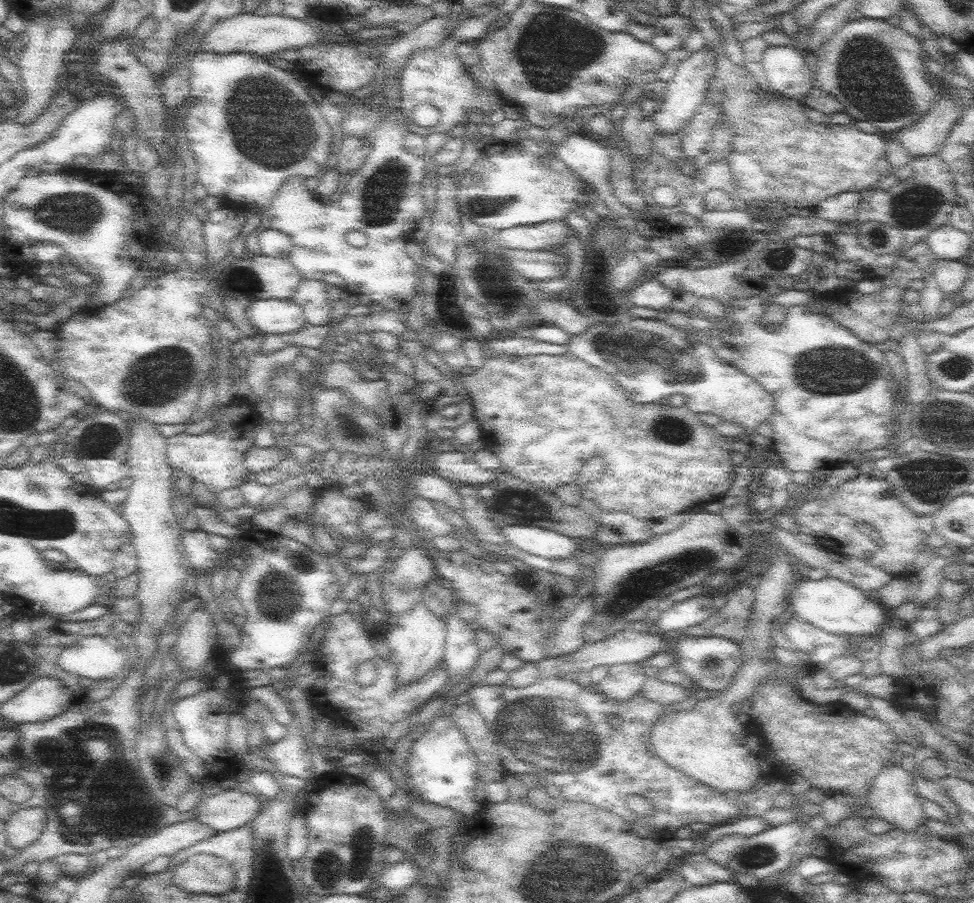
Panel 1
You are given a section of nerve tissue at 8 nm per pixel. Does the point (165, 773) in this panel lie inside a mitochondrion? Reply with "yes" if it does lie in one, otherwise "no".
yes

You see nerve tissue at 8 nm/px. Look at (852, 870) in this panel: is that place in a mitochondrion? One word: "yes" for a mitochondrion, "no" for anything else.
no

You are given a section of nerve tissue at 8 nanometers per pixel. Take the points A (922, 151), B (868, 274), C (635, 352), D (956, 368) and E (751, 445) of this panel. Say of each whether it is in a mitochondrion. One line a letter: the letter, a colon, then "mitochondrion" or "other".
A: other
B: other
C: mitochondrion
D: mitochondrion
E: other

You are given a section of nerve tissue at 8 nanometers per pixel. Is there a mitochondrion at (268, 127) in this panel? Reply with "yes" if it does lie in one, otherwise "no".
yes

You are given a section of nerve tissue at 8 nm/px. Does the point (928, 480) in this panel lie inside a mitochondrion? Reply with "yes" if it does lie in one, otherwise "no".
yes

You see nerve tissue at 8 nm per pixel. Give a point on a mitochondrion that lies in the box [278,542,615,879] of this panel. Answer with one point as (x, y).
(537, 731)

